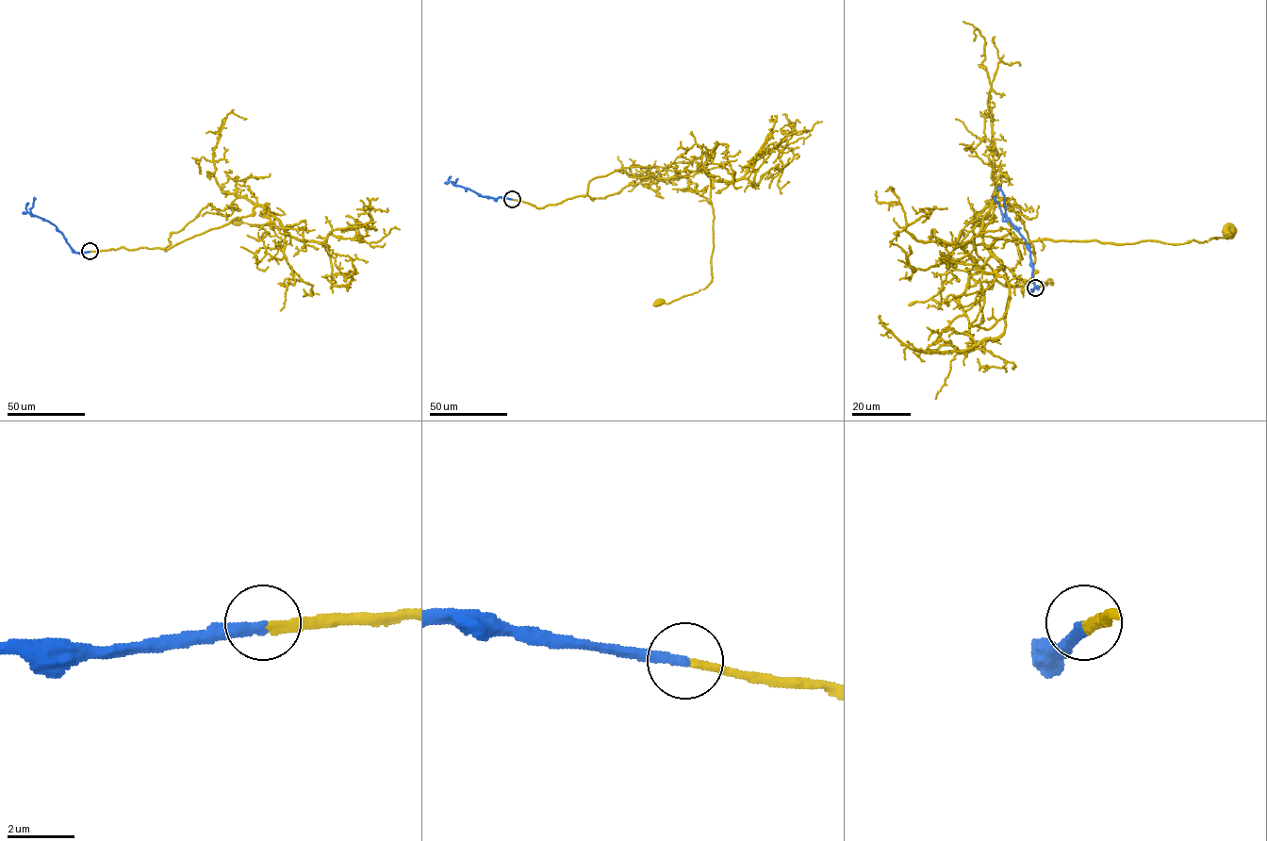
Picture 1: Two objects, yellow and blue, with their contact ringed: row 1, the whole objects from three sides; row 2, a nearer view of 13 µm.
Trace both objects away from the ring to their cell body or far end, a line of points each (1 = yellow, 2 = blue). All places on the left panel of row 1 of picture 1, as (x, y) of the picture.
1: (89, 252), (123, 247), (167, 250), (251, 214), (257, 206), (285, 230), (291, 226), (236, 222)
2: (89, 251), (75, 252), (55, 226), (26, 211), (28, 203)

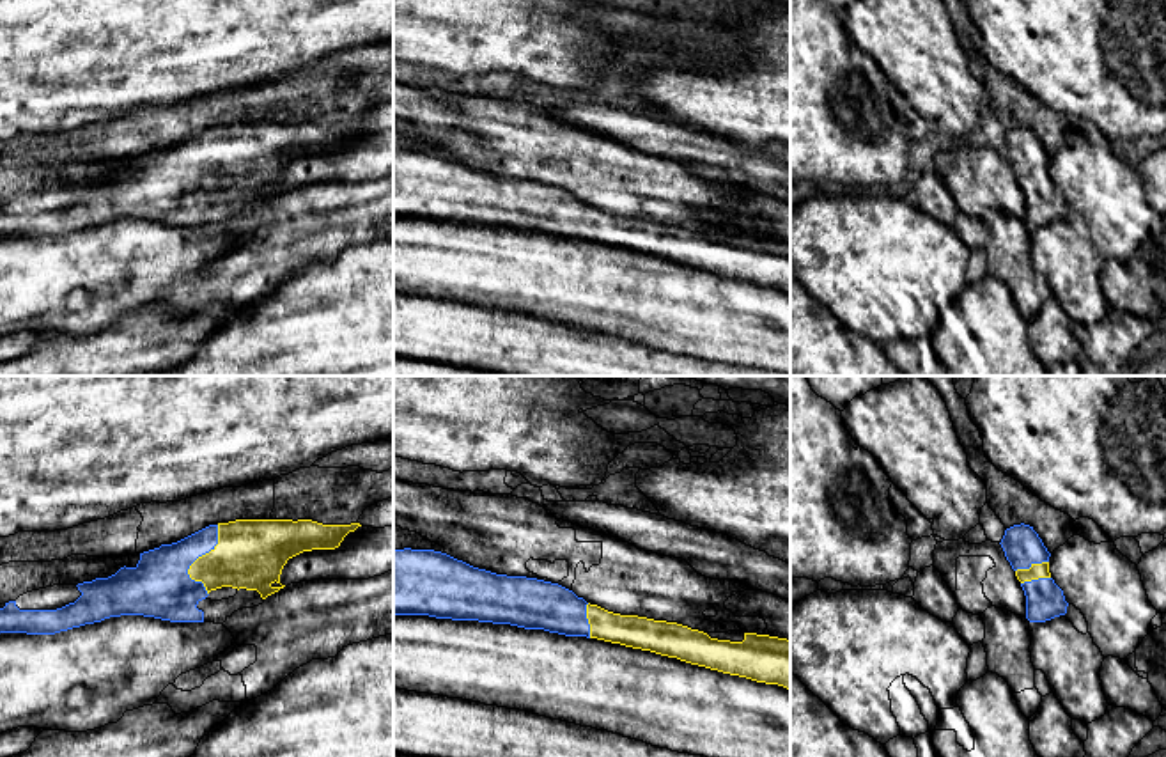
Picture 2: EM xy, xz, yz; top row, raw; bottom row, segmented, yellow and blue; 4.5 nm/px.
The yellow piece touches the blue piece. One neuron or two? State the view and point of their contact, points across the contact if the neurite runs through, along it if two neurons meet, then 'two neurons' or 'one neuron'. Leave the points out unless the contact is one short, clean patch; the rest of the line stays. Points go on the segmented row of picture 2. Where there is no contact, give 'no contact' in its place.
xy (195, 561) | across xy (250, 555), (217, 555), (195, 561), (183, 573), (160, 585) | one neuron

